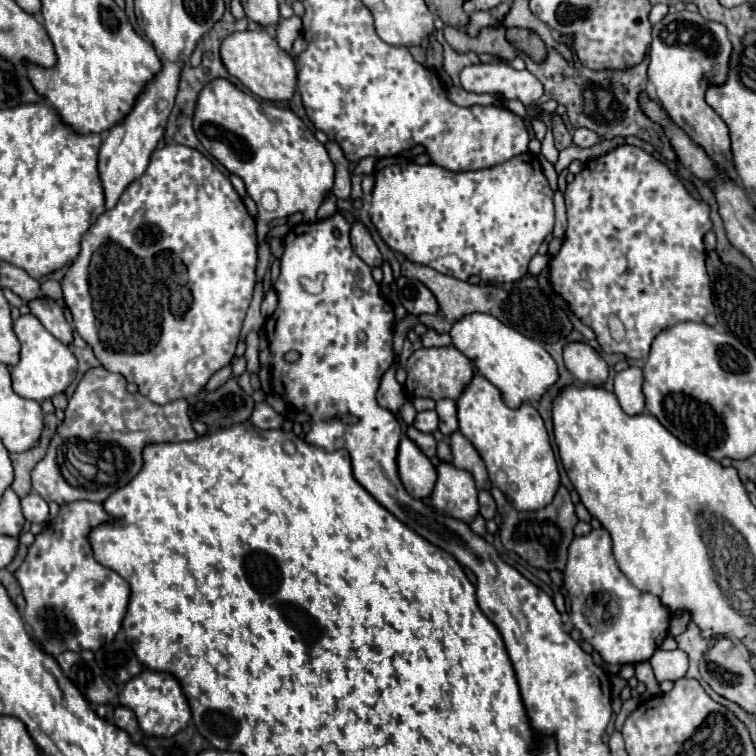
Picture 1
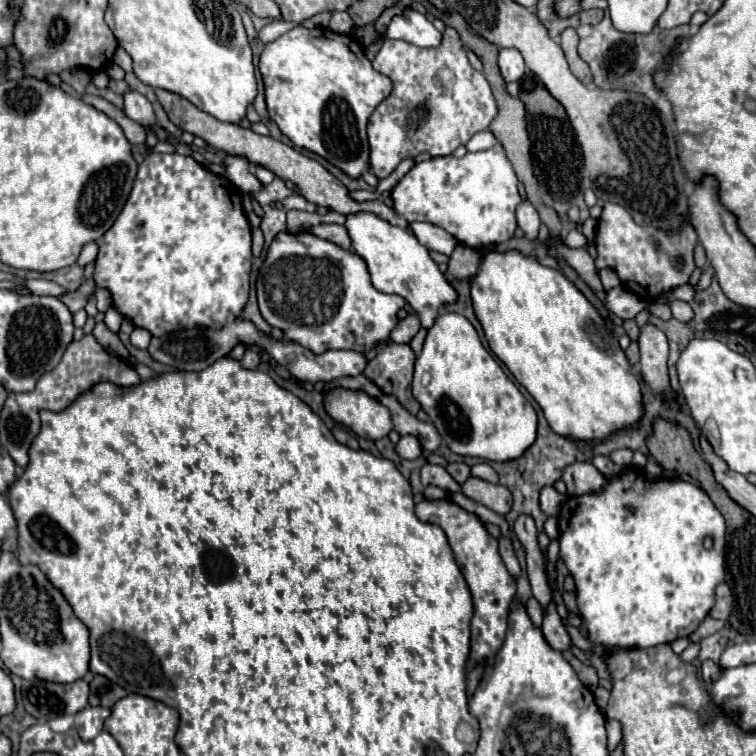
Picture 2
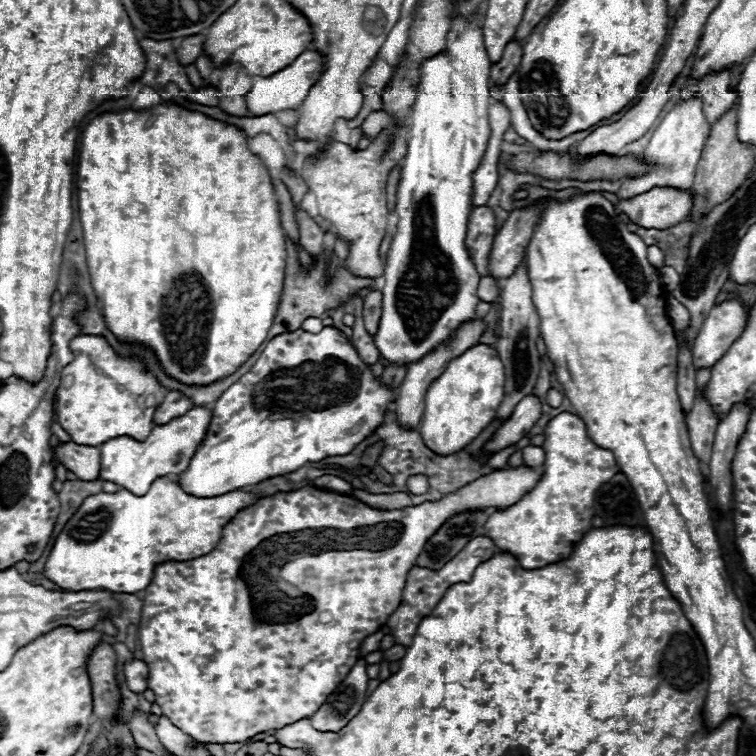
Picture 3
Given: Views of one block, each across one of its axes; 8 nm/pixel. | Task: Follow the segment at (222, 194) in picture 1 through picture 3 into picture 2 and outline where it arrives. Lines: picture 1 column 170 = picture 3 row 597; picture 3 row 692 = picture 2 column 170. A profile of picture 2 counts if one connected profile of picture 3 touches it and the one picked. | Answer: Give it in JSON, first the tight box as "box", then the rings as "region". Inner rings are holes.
{"box":[94,154,250,336],"region":[[[148,154],[138,168],[132,192],[114,226],[104,234],[94,280],[112,292],[114,306],[138,328],[162,336],[178,328],[222,328],[234,322],[248,302],[250,290],[250,226],[236,186],[208,172],[192,156]]]}

